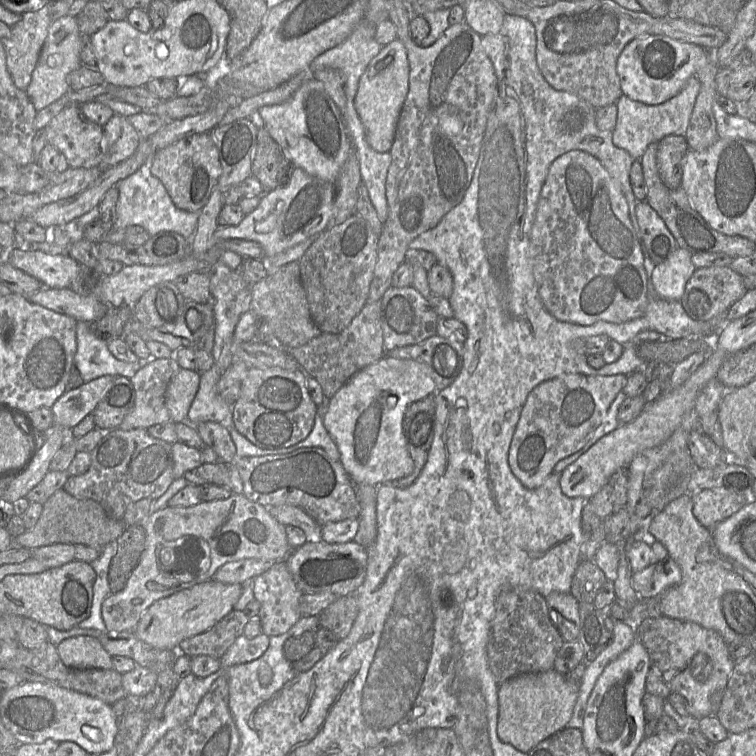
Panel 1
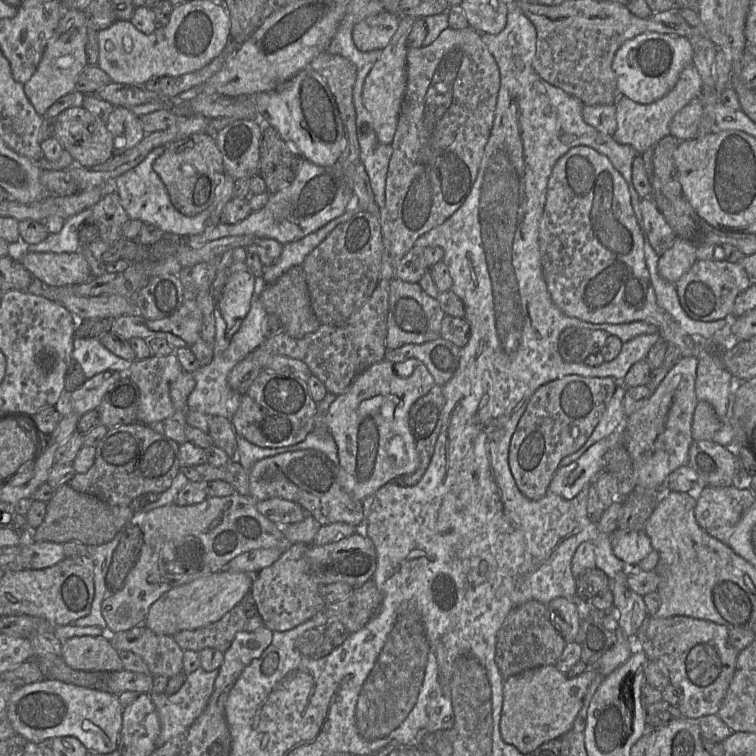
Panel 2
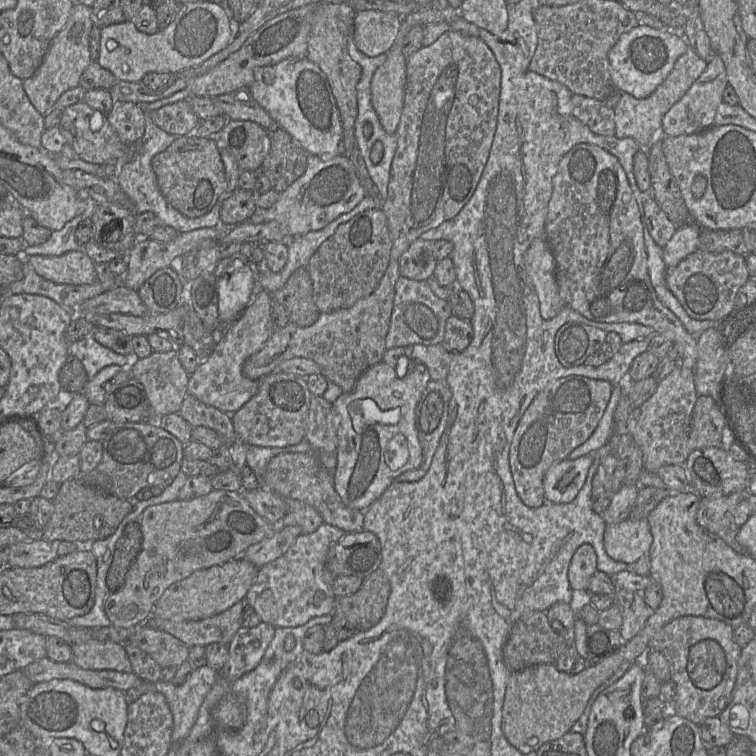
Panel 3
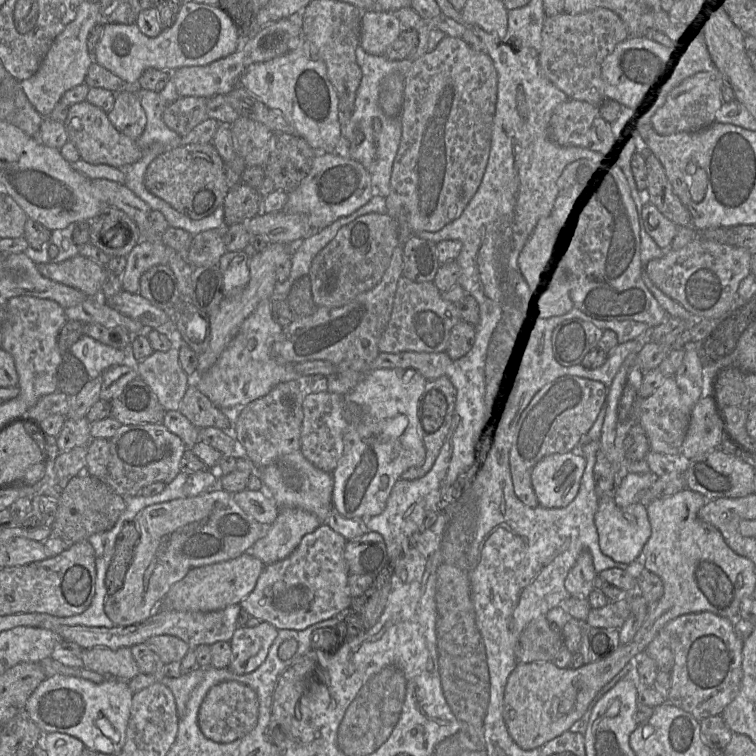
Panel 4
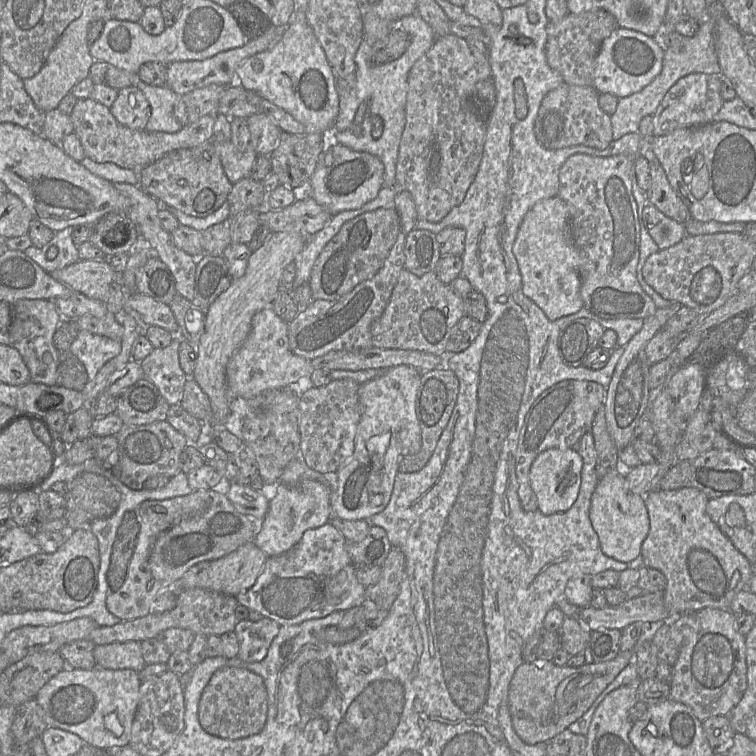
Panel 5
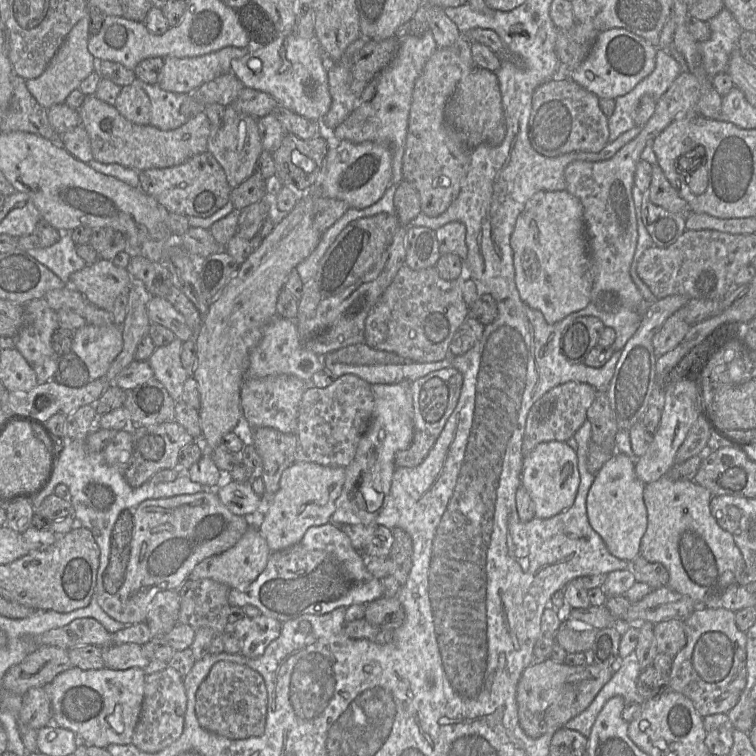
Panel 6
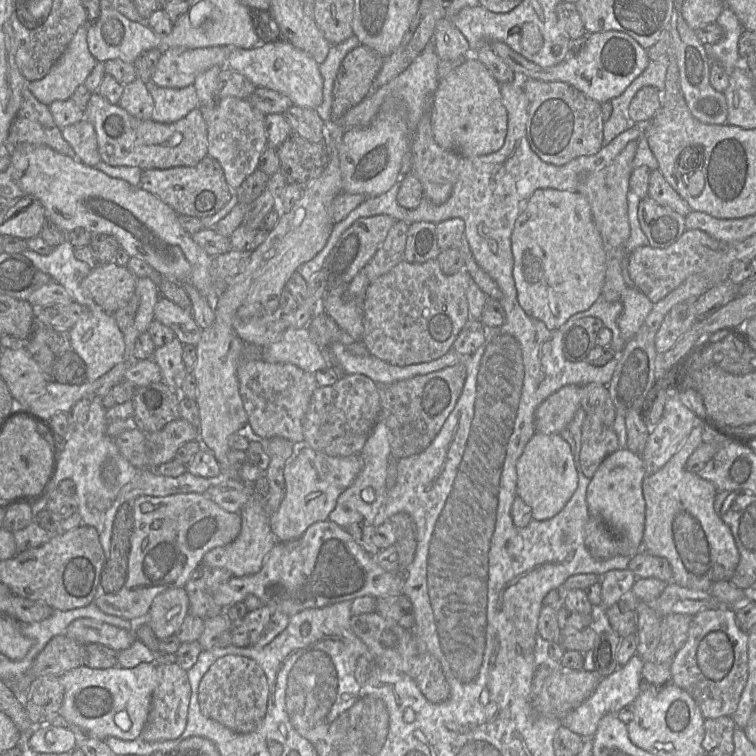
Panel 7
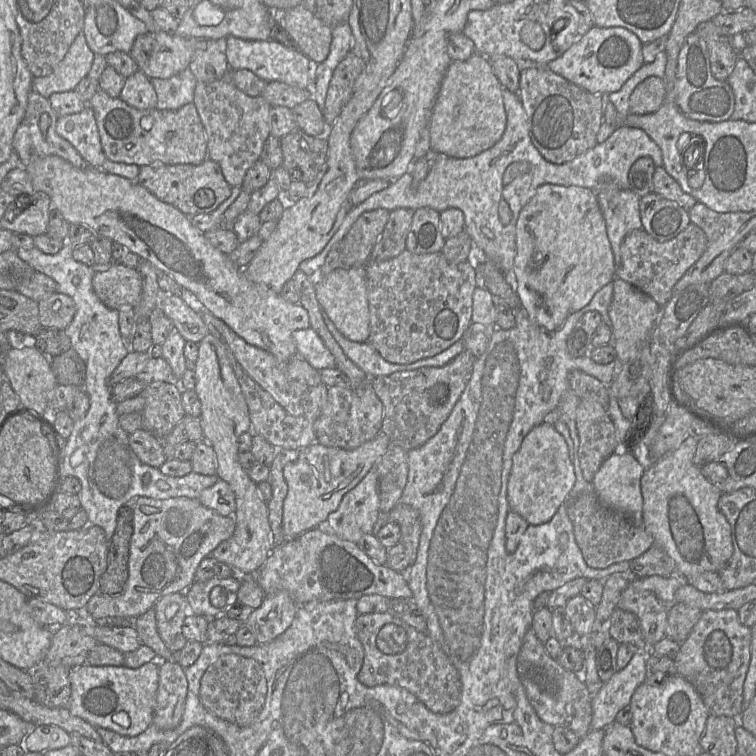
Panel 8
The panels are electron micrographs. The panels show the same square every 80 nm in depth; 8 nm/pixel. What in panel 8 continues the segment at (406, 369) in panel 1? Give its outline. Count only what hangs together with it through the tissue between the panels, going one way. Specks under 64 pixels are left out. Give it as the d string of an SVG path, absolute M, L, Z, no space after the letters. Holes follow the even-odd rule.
M376 464L352 490L342 498L338 509L328 515L327 530L342 540L357 543L364 534L372 533L380 515L380 499Z

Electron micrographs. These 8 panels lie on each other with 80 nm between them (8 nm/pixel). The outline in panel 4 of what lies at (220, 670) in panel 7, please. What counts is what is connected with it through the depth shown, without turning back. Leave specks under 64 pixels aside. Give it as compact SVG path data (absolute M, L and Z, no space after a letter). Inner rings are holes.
M224 681L210 688L198 711L198 725L203 734L217 743L232 743L247 737L257 723L258 698L249 686L237 681Z

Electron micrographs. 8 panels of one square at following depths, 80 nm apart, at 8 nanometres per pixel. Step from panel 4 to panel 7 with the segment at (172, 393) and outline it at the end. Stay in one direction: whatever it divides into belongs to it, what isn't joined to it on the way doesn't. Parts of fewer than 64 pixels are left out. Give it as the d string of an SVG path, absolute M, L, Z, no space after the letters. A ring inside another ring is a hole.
M177 338L160 347L156 347L152 359L160 367L162 381L172 390L180 393L181 385L187 375L182 359L183 344Z

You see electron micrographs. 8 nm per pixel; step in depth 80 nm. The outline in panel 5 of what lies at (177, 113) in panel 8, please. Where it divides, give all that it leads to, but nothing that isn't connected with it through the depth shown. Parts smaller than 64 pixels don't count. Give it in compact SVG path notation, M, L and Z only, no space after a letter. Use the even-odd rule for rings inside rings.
M88 97L77 101L70 118L87 158L98 163L110 162L121 168L140 170L175 150L213 142L215 114L204 115L175 133L133 130L120 124L110 108Z

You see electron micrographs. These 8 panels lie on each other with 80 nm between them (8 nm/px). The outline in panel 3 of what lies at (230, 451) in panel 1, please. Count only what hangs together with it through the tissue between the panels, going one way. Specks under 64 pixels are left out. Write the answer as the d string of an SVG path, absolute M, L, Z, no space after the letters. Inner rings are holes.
M187 394L185 396L179 414L192 427L203 426L217 432L223 440L224 445L228 447L237 438L231 414L220 411L213 406L206 405L192 395Z

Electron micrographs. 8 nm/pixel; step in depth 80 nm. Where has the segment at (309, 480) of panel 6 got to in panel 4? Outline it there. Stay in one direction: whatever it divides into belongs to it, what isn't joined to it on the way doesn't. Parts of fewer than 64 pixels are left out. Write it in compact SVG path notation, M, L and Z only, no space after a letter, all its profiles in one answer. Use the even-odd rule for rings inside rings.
M281 508L267 534L247 552L265 565L276 563L289 556L303 536L314 532L320 525L318 518L310 512L299 508Z

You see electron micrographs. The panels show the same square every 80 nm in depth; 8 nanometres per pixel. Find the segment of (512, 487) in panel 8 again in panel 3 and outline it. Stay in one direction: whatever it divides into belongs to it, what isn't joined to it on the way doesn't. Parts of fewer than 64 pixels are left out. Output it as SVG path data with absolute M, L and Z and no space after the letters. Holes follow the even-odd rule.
M587 454L553 465L543 479L545 501L554 504L572 502L583 487L592 463L593 455Z

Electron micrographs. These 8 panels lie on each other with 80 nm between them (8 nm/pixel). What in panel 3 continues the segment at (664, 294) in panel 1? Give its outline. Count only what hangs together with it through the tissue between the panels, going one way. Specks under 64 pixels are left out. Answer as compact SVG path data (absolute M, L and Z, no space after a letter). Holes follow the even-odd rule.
M694 222L679 226L663 248L663 261L667 268L677 266L683 259L699 248L702 228Z

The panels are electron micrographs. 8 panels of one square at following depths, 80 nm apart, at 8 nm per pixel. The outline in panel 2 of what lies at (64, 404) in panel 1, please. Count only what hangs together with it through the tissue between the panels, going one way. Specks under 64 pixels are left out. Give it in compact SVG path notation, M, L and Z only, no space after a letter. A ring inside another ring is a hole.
M107 370L87 379L80 388L69 394L72 412L82 416L97 409L108 389L117 383L124 374L126 373Z

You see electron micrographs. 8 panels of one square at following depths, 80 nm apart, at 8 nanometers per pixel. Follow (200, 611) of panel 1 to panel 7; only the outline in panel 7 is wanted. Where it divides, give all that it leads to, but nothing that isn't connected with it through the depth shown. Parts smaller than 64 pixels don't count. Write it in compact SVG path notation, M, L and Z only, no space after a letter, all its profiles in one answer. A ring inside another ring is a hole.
M251 493L240 511L240 516L242 521L241 531L237 538L230 544L216 547L207 552L202 558L202 564L226 569L237 577L253 575L260 571L267 555L277 542L270 528L269 515L263 499Z

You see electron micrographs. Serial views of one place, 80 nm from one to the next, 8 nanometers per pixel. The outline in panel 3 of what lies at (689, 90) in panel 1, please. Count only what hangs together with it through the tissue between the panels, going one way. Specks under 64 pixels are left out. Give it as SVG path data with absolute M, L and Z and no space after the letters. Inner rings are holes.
M691 48L676 61L672 71L666 79L646 98L636 99L621 93L621 97L614 108L615 136L619 139L634 139L641 149L648 149L652 142L661 134L662 119L668 110L679 101L693 83L706 70L708 61L701 59Z

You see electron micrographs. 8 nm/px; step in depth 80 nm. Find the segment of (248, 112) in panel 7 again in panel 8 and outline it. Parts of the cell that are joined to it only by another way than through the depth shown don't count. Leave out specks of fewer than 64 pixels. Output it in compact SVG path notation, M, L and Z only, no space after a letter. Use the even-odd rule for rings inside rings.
M230 72L213 82L197 82L193 103L207 136L208 157L217 162L231 187L241 187L246 172L260 160L264 143L270 136L269 114L272 106L262 97L251 97L238 89Z

